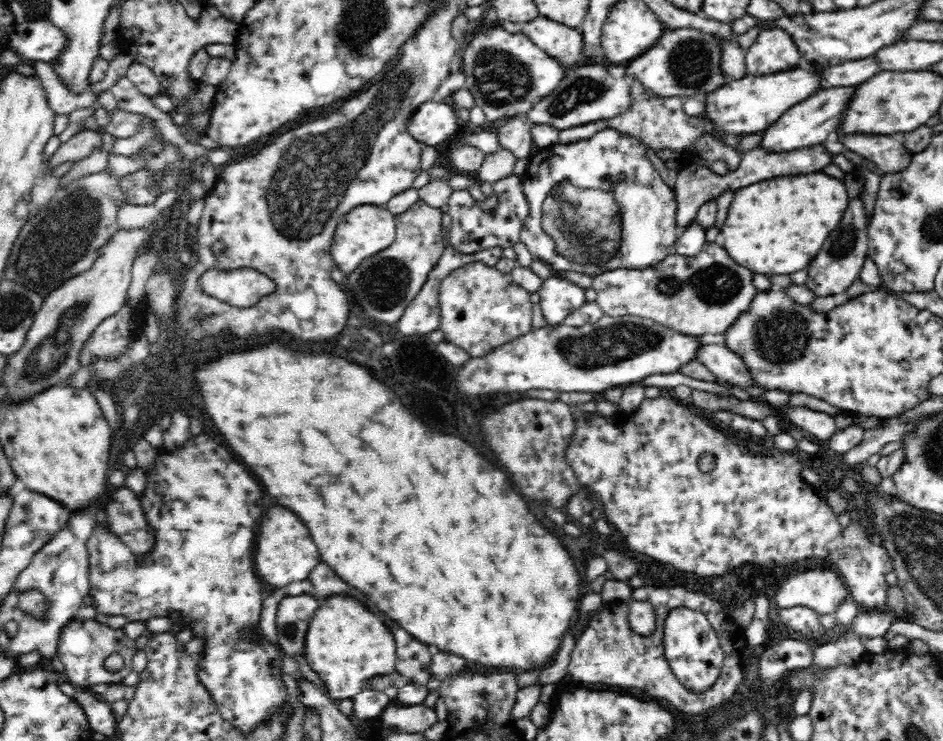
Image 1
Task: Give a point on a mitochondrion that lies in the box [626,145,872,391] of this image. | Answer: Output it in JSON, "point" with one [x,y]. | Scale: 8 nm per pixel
{"point":[716,285]}

